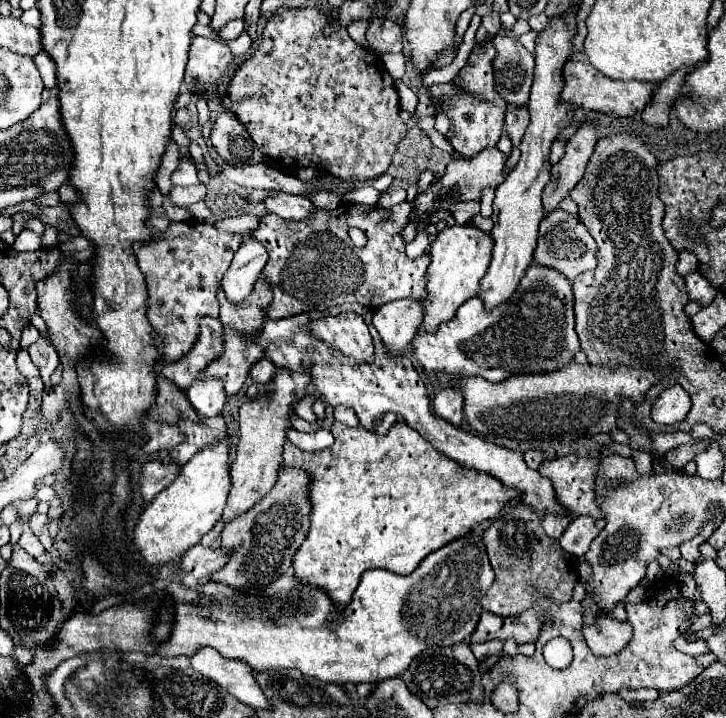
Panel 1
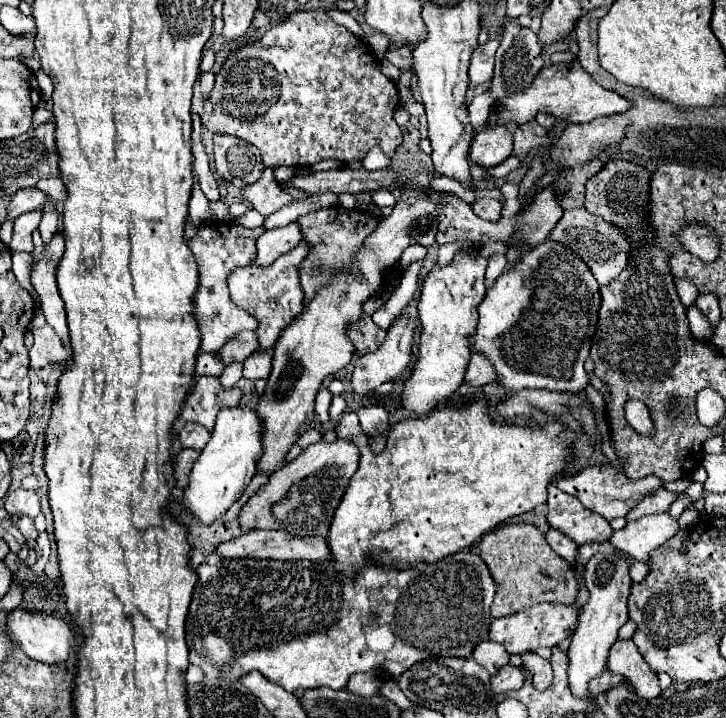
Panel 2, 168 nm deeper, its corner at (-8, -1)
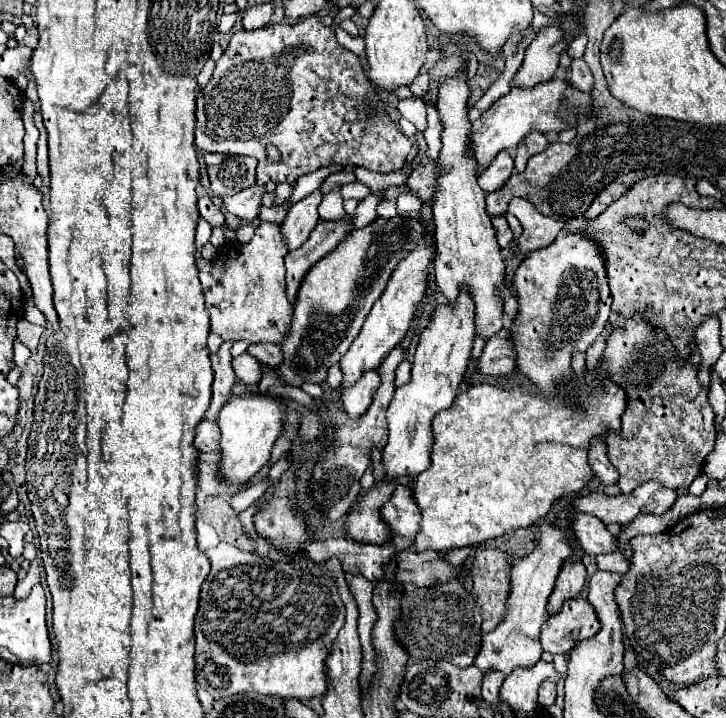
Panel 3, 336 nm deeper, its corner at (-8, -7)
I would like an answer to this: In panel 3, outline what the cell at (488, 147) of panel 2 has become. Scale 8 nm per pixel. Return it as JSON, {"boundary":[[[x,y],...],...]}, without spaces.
{"boundary":[[[508,151],[498,153],[498,157],[490,163],[490,167],[486,167],[480,175],[478,175],[478,185],[484,193],[494,193],[496,189],[500,189],[508,177],[512,175],[514,169],[514,161],[510,157]]]}

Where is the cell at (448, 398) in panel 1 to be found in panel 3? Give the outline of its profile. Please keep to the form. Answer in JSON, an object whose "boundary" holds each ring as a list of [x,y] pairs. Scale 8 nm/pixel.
{"boundary":[[[510,329],[498,331],[490,341],[486,341],[484,351],[478,359],[478,371],[490,375],[510,373],[516,367],[516,357],[512,349],[512,333]]]}

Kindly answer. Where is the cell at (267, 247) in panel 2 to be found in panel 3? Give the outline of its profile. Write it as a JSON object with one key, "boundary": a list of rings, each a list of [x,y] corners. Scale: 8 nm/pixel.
{"boundary":[[[316,189],[302,201],[298,201],[294,207],[290,207],[284,223],[282,223],[282,235],[288,243],[288,249],[298,249],[306,243],[310,231],[318,223],[318,205],[322,201],[322,191]]]}

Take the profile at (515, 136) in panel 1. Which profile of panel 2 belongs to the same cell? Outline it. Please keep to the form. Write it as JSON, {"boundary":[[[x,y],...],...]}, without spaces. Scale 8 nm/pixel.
{"boundary":[[[534,119],[516,127],[516,131],[514,131],[514,151],[512,153],[518,159],[526,159],[532,149],[542,147],[542,145],[550,145],[548,131],[544,127],[540,127]]]}

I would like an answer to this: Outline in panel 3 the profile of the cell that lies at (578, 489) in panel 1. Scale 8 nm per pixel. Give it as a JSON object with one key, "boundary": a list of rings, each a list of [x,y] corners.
{"boundary":[[[646,481],[632,495],[616,495],[608,497],[604,493],[590,493],[574,499],[574,507],[582,513],[590,513],[598,517],[602,523],[618,523],[626,525],[640,513],[662,515],[676,501],[676,491],[666,489],[658,481]]]}

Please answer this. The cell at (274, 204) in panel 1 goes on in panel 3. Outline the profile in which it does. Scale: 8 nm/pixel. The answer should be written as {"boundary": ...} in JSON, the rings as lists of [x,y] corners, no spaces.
{"boundary":[[[252,185],[252,187],[242,189],[240,193],[236,193],[232,197],[224,197],[222,205],[228,213],[232,213],[244,221],[254,221],[258,217],[262,195],[264,195],[264,187]]]}

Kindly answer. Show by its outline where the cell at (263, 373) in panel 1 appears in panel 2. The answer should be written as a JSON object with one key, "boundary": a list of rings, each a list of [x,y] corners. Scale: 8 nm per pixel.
{"boundary":[[[256,351],[244,361],[244,377],[246,379],[268,379],[272,367],[272,355],[270,353],[260,353]]]}

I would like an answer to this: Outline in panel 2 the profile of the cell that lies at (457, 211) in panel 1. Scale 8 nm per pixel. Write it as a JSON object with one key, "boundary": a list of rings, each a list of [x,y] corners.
{"boundary":[[[478,199],[470,205],[474,209],[474,213],[480,217],[480,219],[486,219],[486,221],[498,221],[500,219],[500,211],[502,211],[502,203],[496,201],[496,199]]]}

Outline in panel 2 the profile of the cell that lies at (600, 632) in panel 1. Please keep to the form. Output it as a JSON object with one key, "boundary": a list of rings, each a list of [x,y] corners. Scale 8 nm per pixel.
{"boundary":[[[616,639],[614,647],[610,647],[610,655],[606,663],[610,671],[624,675],[630,681],[630,685],[636,689],[636,693],[642,695],[644,699],[652,699],[660,695],[658,679],[644,663],[632,639]]]}

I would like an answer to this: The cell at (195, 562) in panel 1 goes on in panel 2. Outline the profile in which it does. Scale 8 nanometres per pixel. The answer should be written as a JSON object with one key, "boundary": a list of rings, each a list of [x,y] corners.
{"boundary":[[[248,531],[226,543],[220,543],[214,551],[214,559],[278,559],[278,561],[330,561],[330,549],[324,537],[290,537],[284,531]]]}

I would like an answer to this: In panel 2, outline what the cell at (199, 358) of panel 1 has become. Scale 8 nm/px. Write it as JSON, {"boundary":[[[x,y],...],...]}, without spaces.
{"boundary":[[[240,331],[238,335],[234,335],[234,339],[230,339],[230,343],[226,343],[226,347],[220,347],[218,359],[224,365],[230,363],[244,363],[244,359],[248,355],[252,355],[254,351],[258,351],[258,341],[256,341],[256,333],[254,331]]]}

